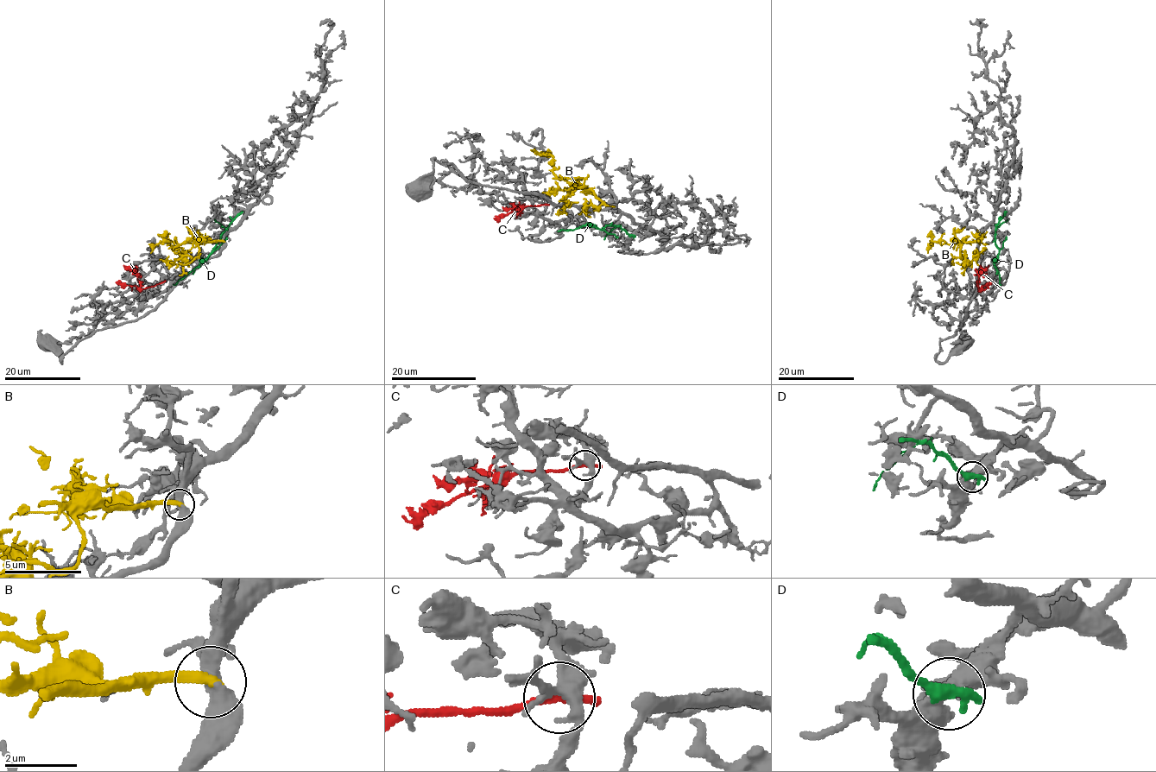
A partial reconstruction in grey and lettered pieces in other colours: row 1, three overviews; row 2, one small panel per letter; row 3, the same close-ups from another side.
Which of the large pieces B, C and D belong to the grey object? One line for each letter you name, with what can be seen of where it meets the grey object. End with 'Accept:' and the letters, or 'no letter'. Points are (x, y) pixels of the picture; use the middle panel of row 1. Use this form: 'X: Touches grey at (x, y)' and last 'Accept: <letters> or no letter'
B: Touches grey at (613, 206)
Accept: B

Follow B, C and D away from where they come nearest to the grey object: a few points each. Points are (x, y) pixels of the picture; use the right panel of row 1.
B: (978, 241), (959, 241), (954, 246), (943, 241), (932, 242), (928, 253)
C: (976, 282), (978, 288), (978, 265)
D: (1004, 213), (995, 226), (994, 243), (998, 256), (994, 263), (1001, 285)

